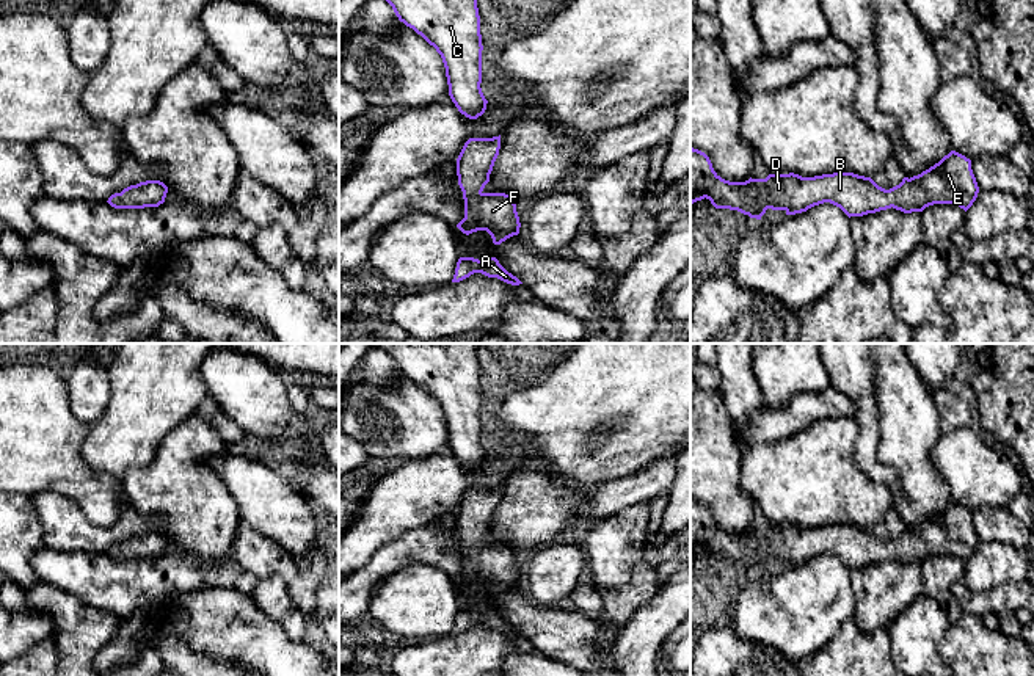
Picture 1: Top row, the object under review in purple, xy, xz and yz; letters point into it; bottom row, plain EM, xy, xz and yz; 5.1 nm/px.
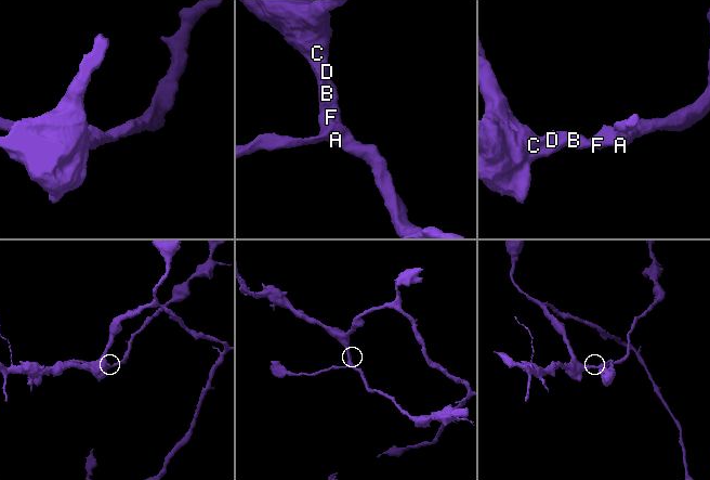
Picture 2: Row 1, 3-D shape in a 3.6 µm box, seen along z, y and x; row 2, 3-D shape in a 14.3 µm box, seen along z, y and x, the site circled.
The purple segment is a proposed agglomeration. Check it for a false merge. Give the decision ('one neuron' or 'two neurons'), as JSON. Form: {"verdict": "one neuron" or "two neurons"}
{"verdict": "one neuron"}

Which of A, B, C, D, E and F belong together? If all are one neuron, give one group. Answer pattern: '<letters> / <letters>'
A B C D E F

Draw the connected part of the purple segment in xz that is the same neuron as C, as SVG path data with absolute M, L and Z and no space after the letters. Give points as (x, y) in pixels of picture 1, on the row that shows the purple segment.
M386 0L400 22L441 55L449 96L458 111L477 119L486 110L482 83L482 35L477 0Z

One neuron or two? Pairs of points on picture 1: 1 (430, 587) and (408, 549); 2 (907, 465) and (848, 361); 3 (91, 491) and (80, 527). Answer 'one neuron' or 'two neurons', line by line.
1: two neurons
2: two neurons
3: two neurons

